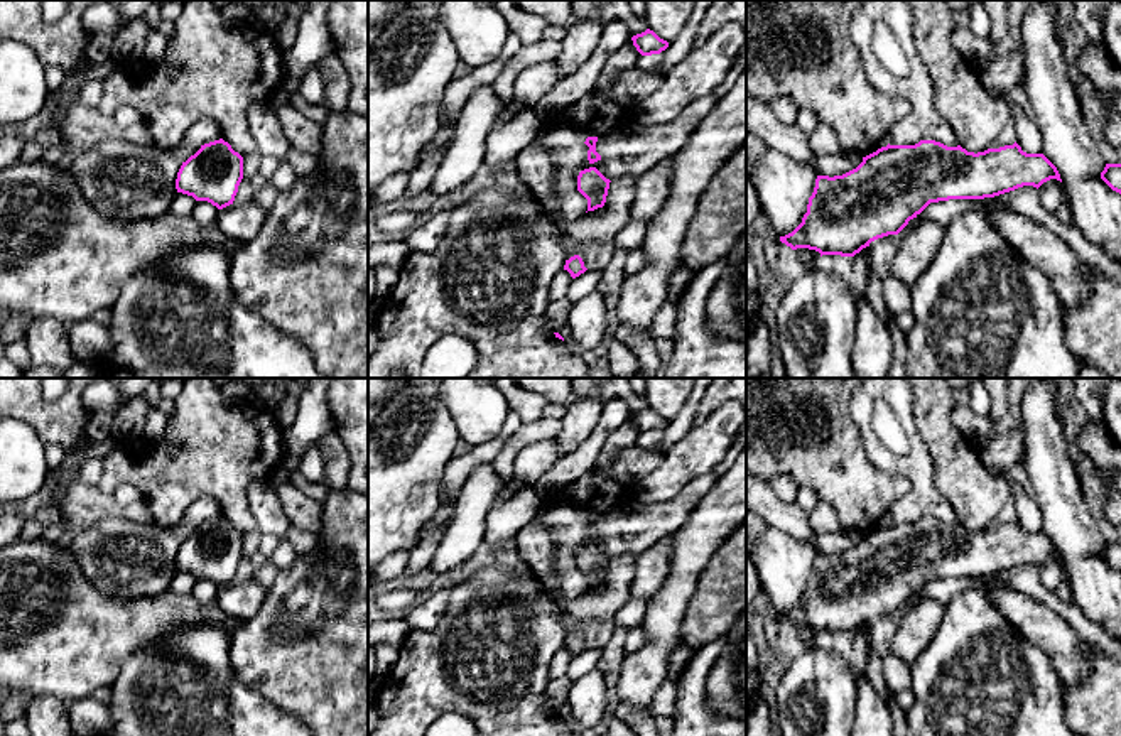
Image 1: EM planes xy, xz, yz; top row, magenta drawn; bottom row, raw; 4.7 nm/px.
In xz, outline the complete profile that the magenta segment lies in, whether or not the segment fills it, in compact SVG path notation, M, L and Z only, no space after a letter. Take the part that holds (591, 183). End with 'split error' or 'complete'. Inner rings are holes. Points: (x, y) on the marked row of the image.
M596 167L579 172L577 191L588 199L588 211L604 206L609 182Z | complete

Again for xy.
M219 138L201 145L194 155L182 162L176 189L223 209L233 204L241 179L243 157Z | complete

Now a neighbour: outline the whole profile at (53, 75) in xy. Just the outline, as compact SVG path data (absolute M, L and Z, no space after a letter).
M46 66L44 79L49 91L57 91L66 78L66 71L59 66Z

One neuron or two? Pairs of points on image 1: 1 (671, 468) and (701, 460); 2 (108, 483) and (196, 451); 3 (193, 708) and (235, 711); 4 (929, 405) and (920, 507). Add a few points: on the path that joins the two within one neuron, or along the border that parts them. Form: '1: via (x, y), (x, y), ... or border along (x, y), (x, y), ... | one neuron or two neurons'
1: via (677, 468), (686, 460), (694, 460) | one neuron
2: via (130, 470), (174, 470) | one neuron
3: via (203, 711), (225, 711) | one neuron
4: border along (915, 405), (915, 427), (927, 446), (934, 483) | two neurons

